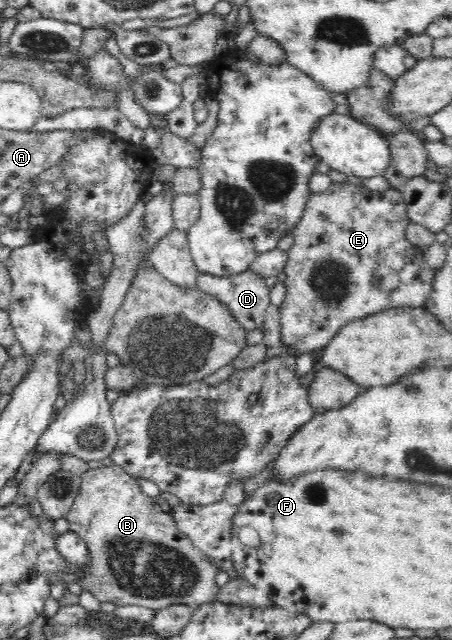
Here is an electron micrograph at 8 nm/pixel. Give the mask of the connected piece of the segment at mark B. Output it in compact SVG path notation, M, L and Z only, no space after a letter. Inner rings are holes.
M112 463L111 465L102 464L102 467L88 466L87 470L80 476L80 489L72 502L71 508L63 515L63 517L66 521L68 521L69 531L78 534L78 537L81 537L87 543L88 550L91 554L92 568L94 568L95 596L100 602L109 601L118 606L135 604L159 610L161 607L166 607L171 603L186 603L196 606L201 603L214 601L211 597L219 588L214 580L218 571L213 568L213 565L208 561L208 559L204 558L200 552L192 548L191 541L183 533L178 531L178 528L174 525L169 513L159 513L154 510L152 498L145 492L142 492L142 487L140 487L140 483L134 476L128 475L115 463Z

